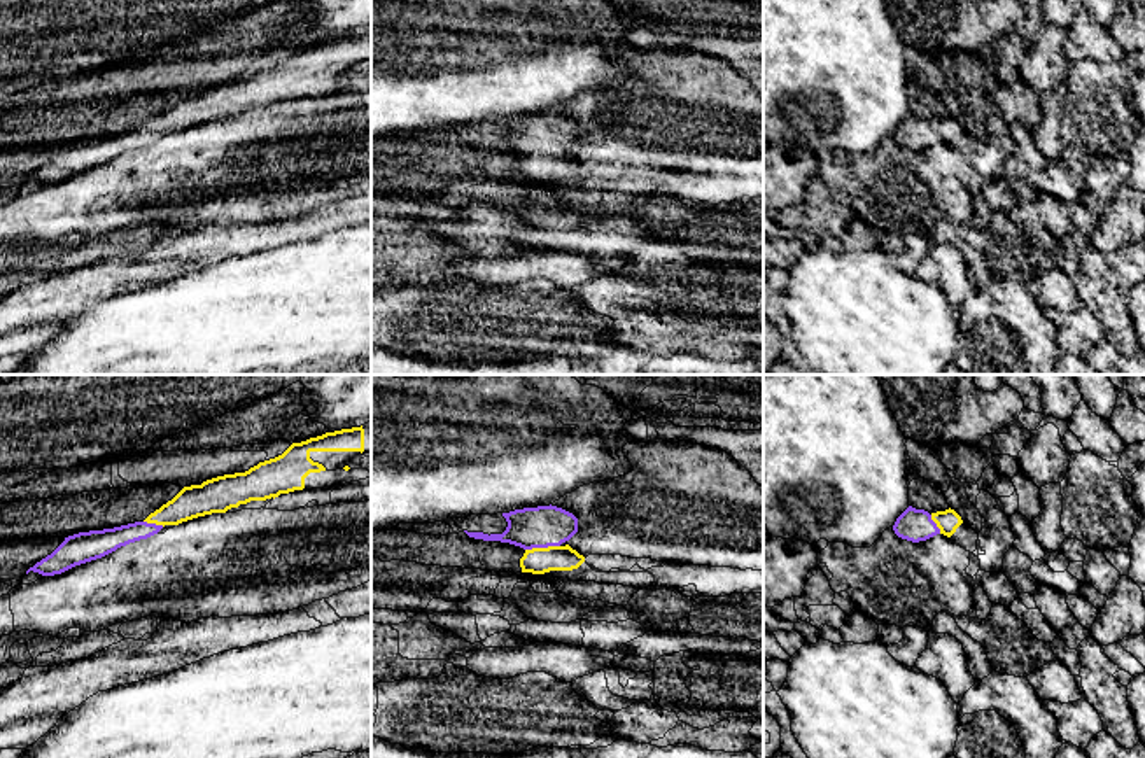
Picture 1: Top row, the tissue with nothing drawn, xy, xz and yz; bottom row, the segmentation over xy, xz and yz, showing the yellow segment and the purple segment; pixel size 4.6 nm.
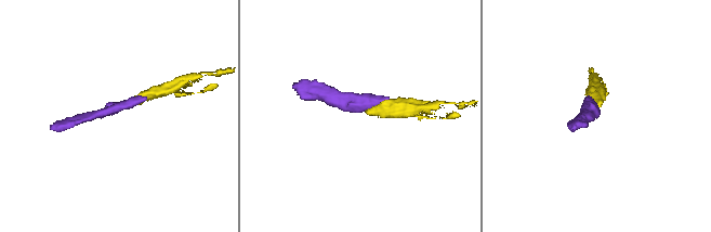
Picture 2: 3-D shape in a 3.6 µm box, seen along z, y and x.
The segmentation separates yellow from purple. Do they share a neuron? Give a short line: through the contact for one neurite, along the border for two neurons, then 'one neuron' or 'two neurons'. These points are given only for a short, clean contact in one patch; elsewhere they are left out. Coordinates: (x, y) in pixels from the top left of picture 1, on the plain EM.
line xz (538, 168), (541, 156), (541, 139), (545, 133); one neuron

